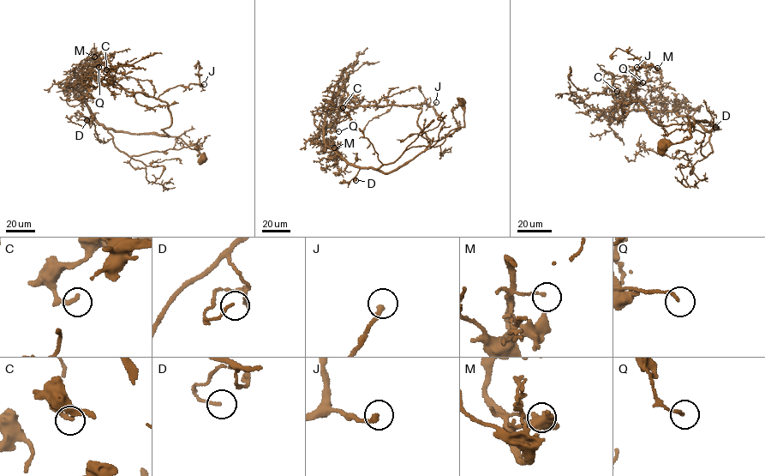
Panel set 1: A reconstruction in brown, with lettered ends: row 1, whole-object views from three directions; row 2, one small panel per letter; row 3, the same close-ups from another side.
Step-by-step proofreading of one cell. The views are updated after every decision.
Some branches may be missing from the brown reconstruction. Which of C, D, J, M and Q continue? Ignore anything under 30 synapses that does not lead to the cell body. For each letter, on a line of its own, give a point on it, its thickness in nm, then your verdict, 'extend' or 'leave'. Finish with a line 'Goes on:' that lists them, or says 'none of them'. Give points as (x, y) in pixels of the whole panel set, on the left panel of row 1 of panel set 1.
C: place (106, 69); calibre 240 nm; leave
D: place (86, 120); calibre 120 nm; leave
J: place (204, 84); calibre 240 nm; leave
M: place (94, 57); calibre 130 nm; leave
Q: place (98, 67); calibre 130 nm; leave
Goes on: none of them

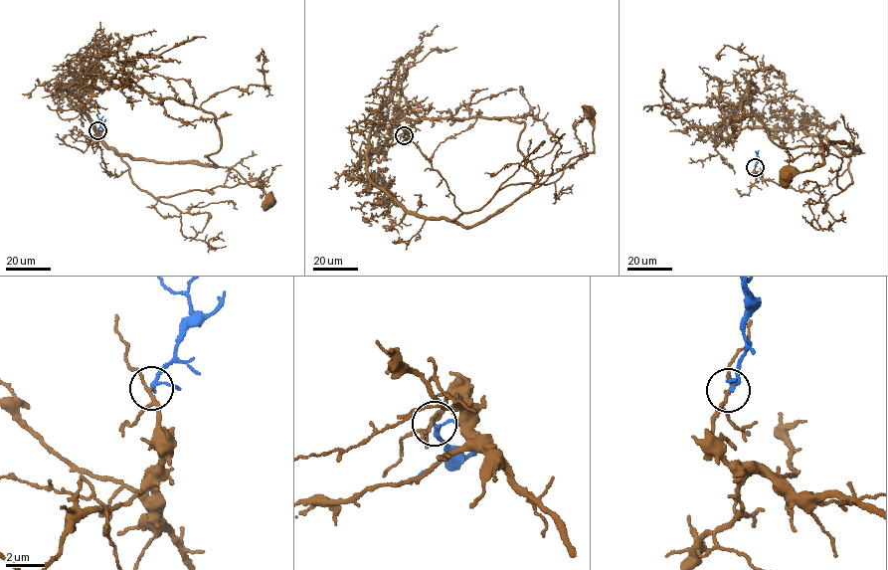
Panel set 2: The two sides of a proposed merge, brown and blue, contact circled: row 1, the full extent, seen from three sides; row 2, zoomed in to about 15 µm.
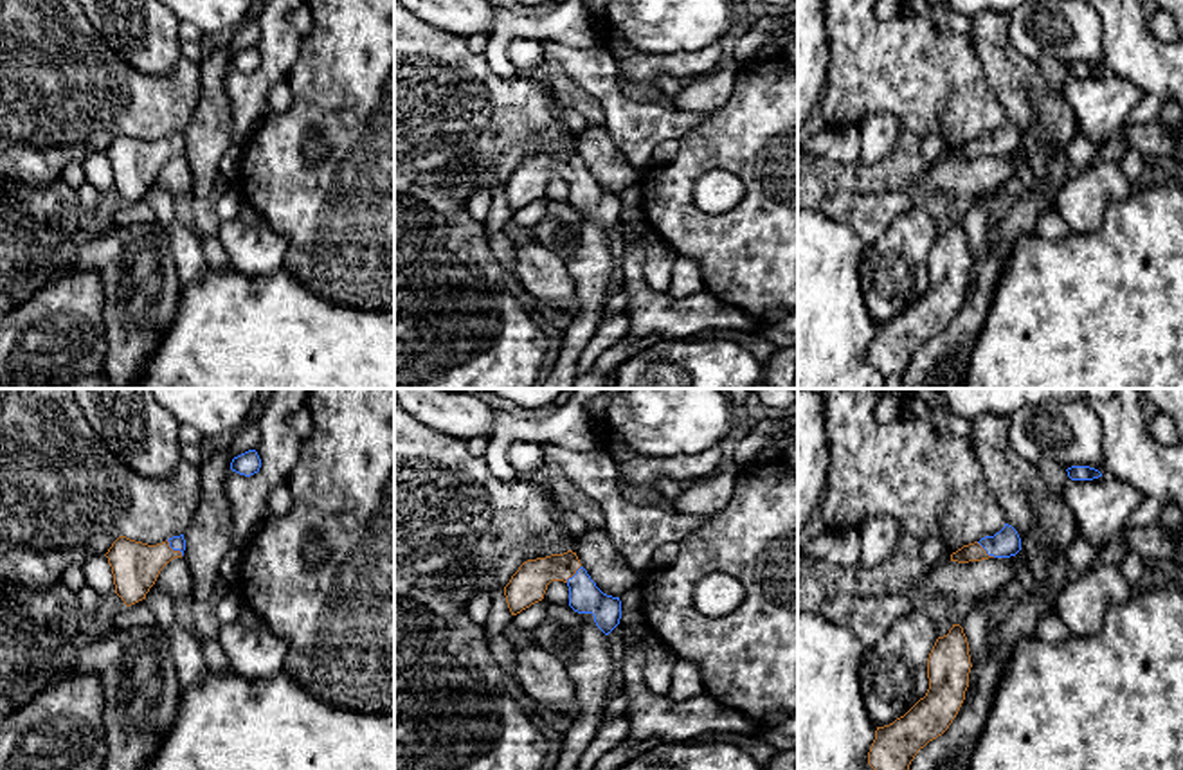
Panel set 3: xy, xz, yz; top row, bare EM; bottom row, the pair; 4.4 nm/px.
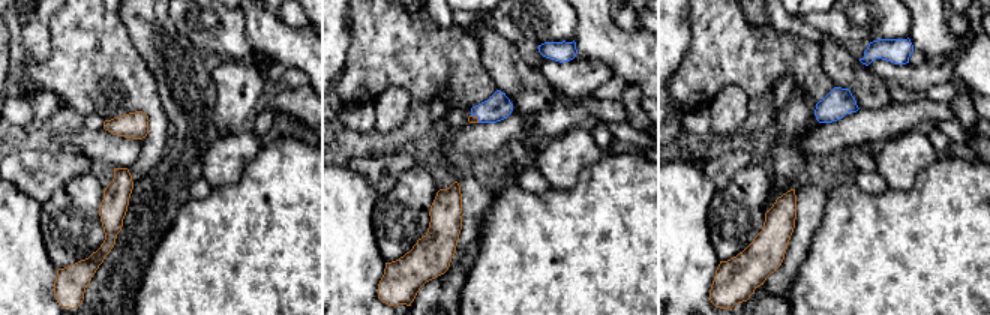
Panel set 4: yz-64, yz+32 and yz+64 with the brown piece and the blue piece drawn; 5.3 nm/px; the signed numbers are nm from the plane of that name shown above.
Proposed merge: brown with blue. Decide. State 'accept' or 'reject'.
accept

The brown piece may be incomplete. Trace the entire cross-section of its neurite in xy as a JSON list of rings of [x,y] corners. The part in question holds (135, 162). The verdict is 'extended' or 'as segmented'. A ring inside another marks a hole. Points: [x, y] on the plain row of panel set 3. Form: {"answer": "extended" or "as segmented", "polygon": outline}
{"answer": "extended", "polygon": [[[184,131],[157,142],[119,133],[104,151],[112,164],[115,191],[126,203],[146,196],[146,191],[155,182],[160,167],[171,157],[182,155],[184,148]]]}

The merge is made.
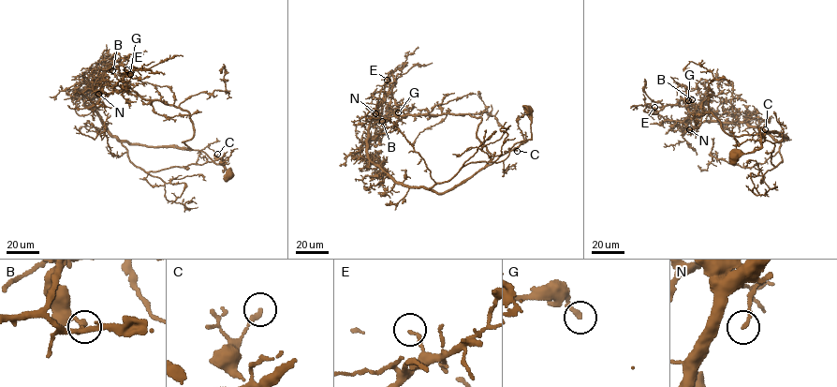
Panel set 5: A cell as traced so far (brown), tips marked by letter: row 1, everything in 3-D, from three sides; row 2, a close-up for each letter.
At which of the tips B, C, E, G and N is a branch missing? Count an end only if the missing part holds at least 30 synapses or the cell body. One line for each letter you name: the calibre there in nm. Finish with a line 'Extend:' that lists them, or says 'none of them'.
Extend: none of them

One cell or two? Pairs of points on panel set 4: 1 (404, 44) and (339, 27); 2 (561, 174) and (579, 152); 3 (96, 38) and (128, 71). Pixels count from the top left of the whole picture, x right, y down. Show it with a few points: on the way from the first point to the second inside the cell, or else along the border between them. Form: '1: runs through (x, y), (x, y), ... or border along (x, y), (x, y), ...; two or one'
1: border along (351, 20), (351, 45), (348, 60), (344, 65); two
2: runs through (563, 168), (573, 158); one
3: runs through (102, 45), (120, 63); one

